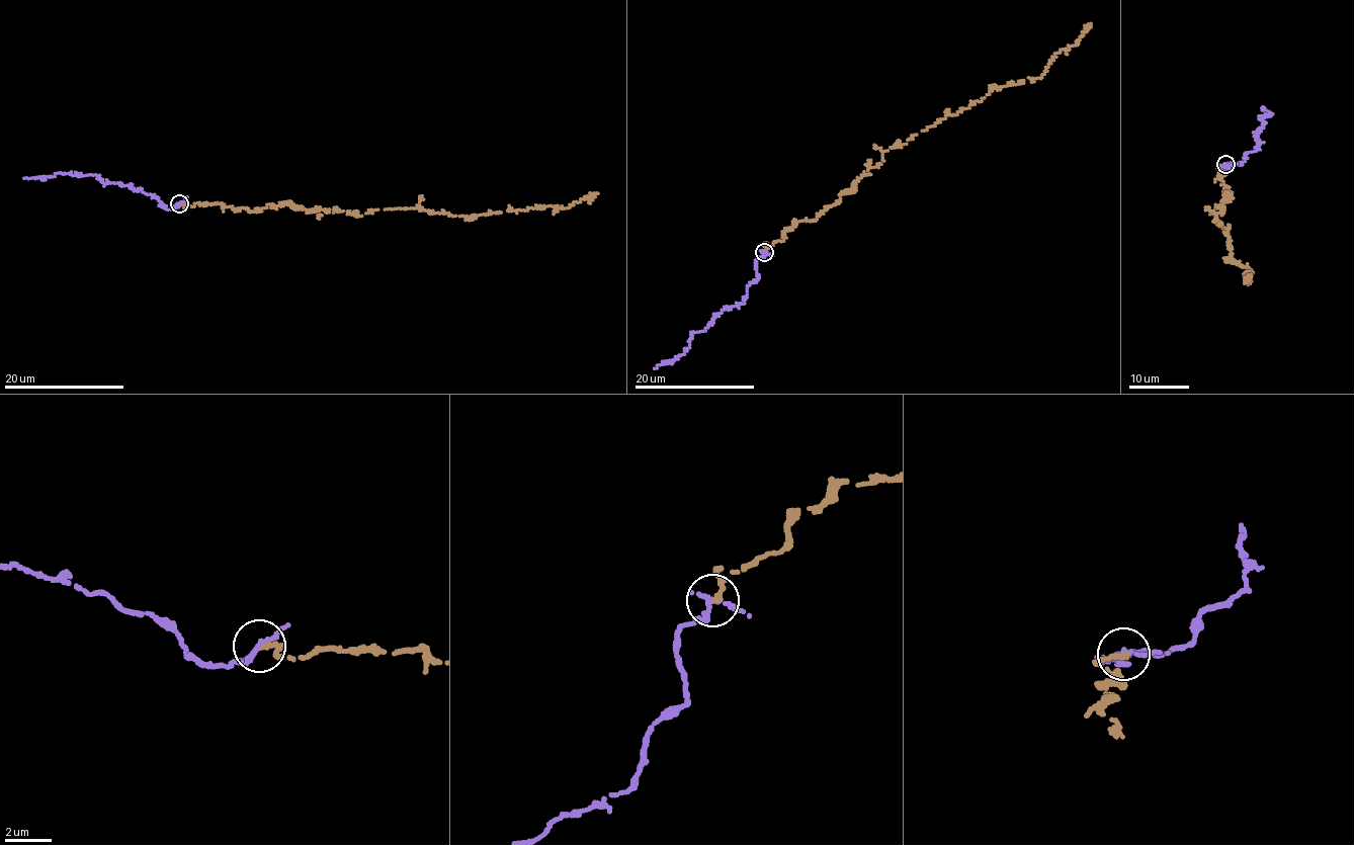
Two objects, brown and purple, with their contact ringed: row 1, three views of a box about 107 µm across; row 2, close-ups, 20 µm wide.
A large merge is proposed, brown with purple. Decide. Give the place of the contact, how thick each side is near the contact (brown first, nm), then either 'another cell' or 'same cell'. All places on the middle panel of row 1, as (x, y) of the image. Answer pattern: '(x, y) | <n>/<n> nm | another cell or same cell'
(764, 252) | 280/200 nm | same cell

